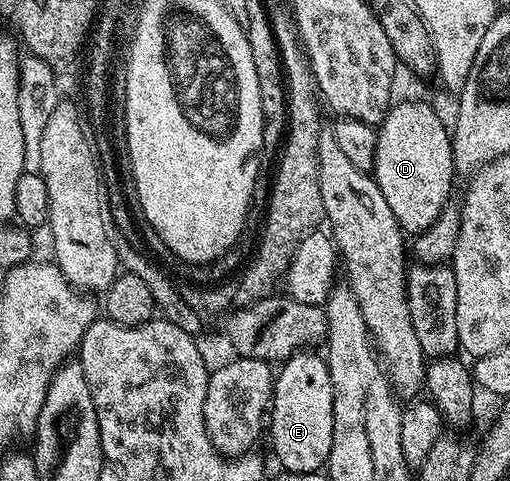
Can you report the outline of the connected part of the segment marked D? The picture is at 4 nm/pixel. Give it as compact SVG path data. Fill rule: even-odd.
M404 100L393 103L389 107L388 113L384 115L384 120L378 126L376 133L376 157L374 158L374 166L372 167L376 184L382 190L382 198L386 198L386 203L390 205L390 211L394 214L394 218L400 223L400 230L405 234L415 234L426 230L430 226L430 222L434 222L434 218L438 218L438 214L442 214L442 210L449 203L448 195L452 192L452 176L454 177L454 165L452 162L452 137L450 135L449 125L444 125L444 120L427 104L424 100Z

